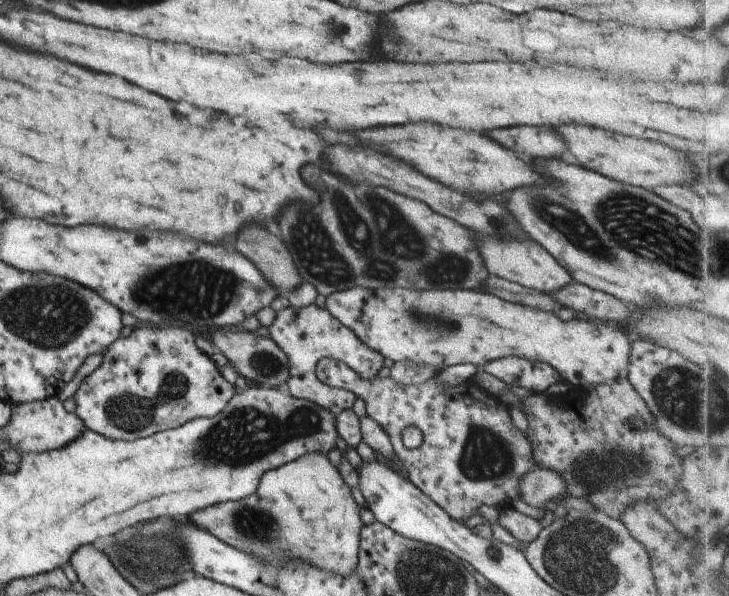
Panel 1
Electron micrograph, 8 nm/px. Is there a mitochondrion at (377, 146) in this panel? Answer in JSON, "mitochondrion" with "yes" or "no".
{"mitochondrion":"no"}

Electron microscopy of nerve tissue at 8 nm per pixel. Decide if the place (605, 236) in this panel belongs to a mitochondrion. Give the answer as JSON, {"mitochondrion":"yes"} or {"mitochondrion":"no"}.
{"mitochondrion":"yes"}

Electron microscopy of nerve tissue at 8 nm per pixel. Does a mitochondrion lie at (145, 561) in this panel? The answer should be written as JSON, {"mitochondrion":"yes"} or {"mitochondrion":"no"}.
{"mitochondrion":"yes"}

